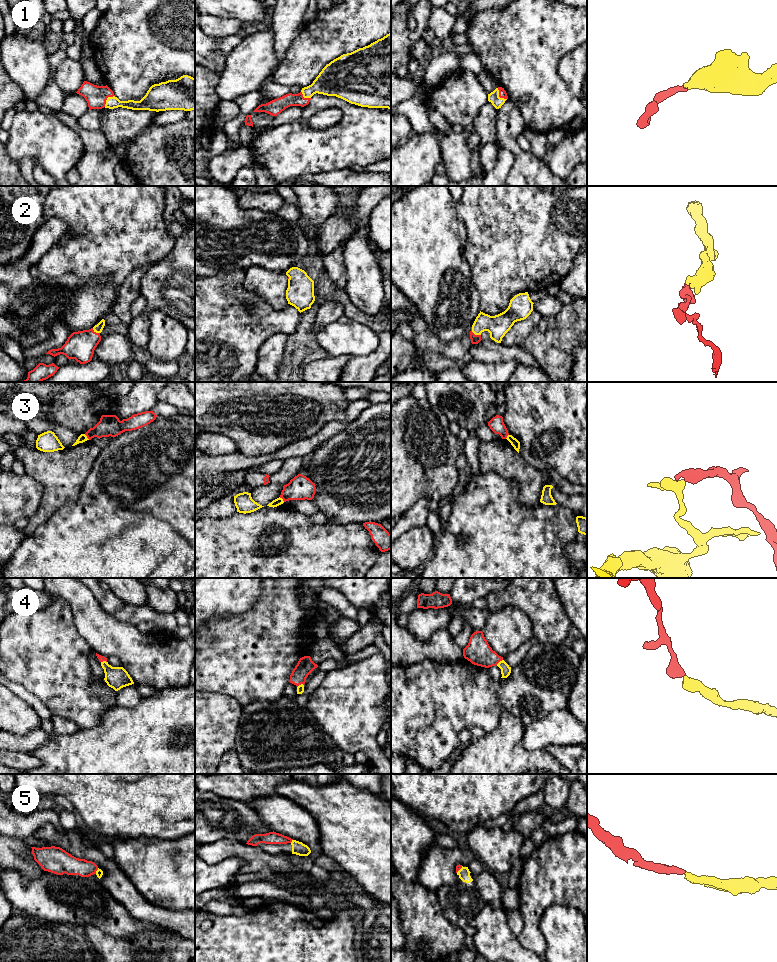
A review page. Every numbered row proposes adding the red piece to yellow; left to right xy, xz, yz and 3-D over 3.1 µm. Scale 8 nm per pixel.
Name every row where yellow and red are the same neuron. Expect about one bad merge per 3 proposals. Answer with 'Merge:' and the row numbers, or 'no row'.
Merge: 1, 2, 4, 5

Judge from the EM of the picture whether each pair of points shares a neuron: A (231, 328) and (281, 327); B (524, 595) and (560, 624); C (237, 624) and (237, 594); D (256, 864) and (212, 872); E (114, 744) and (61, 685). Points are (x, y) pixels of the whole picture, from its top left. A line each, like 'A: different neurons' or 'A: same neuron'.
A: same neuron
B: same neuron
C: different neurons
D: different neurons
E: different neurons

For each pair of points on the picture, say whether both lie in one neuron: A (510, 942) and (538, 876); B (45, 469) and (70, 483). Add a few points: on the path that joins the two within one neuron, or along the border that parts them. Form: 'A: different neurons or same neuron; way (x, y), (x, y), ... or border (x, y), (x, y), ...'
A: different neurons; border (517, 937), (518, 941), (531, 951)
B: same neuron; way (51, 469), (59, 472), (64, 477)

